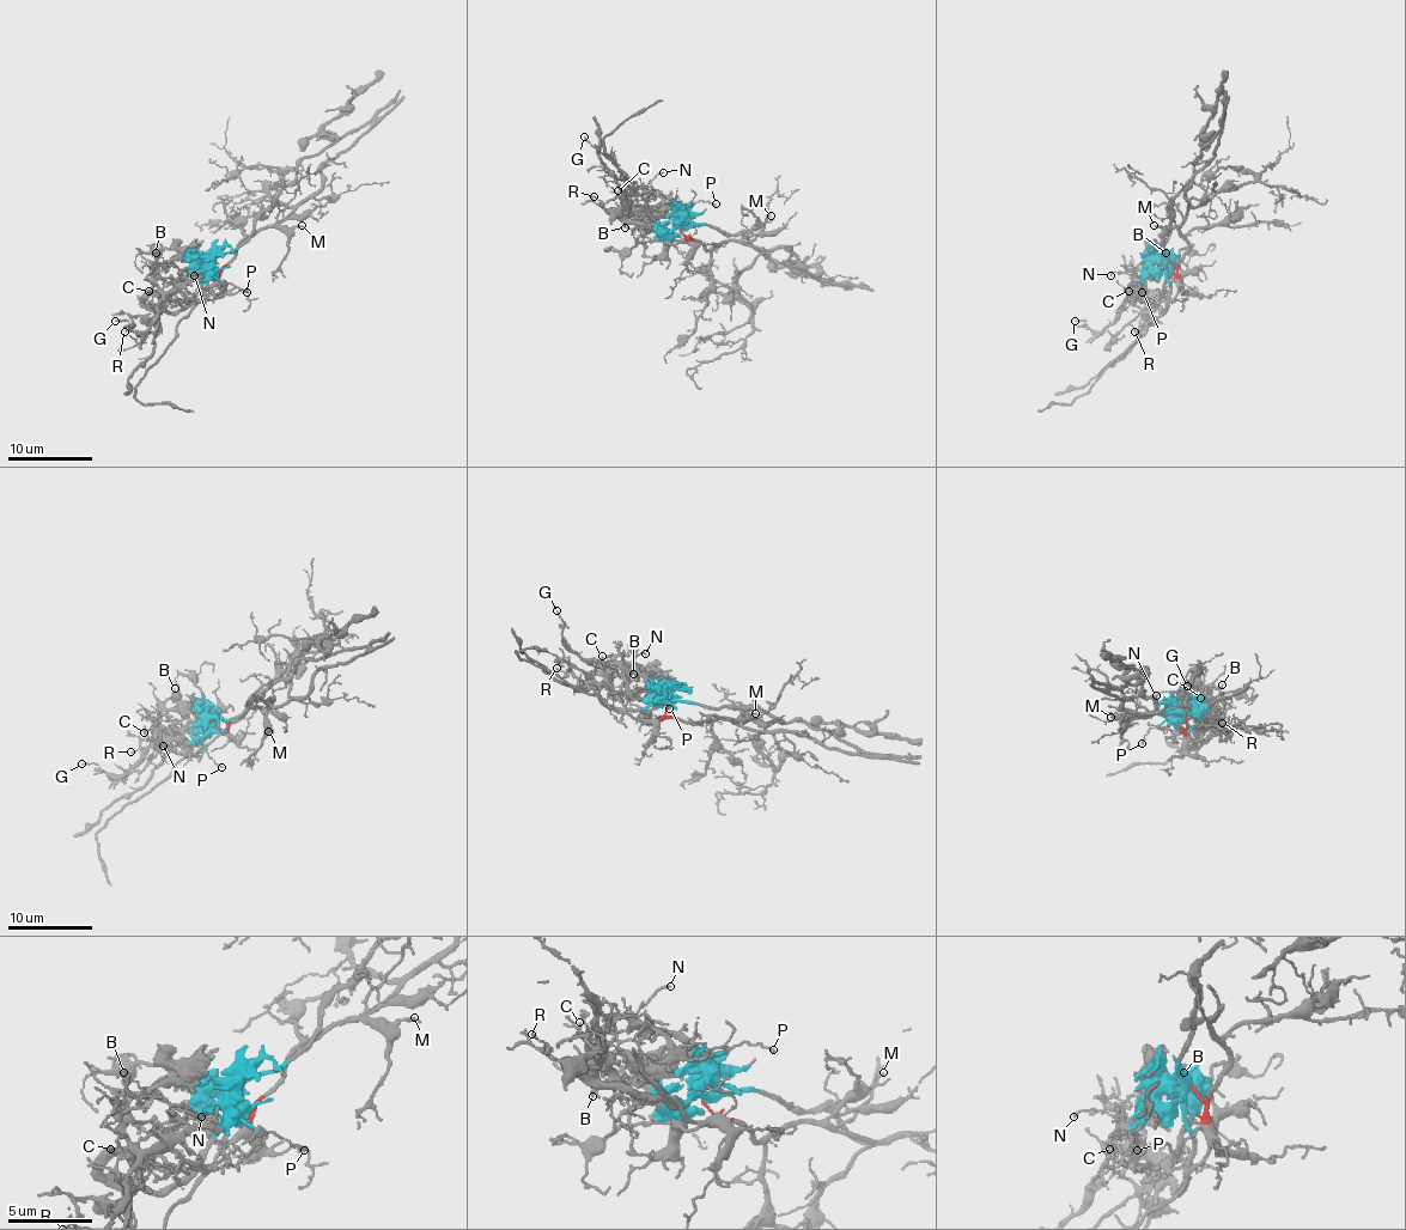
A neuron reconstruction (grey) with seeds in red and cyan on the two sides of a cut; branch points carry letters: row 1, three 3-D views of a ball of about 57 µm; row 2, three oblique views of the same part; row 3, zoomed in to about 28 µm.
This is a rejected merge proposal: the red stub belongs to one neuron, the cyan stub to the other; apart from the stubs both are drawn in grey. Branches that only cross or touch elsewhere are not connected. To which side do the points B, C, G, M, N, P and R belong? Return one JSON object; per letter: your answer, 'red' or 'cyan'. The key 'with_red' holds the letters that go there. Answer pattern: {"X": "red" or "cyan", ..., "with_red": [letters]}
{"B": "cyan", "C": "cyan", "G": "cyan", "M": "red", "N": "cyan", "P": "cyan", "R": "cyan", "with_red": ["M"]}

